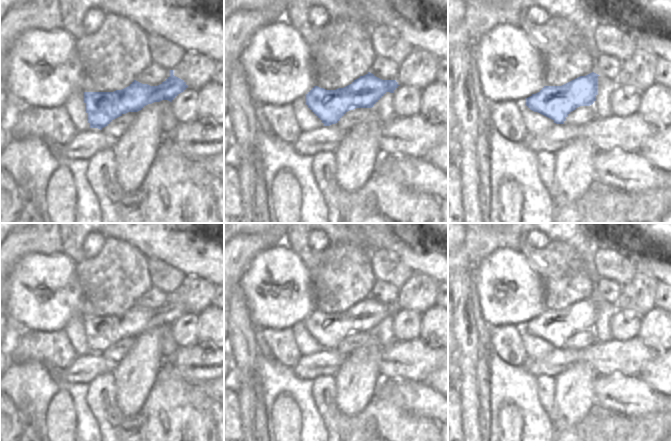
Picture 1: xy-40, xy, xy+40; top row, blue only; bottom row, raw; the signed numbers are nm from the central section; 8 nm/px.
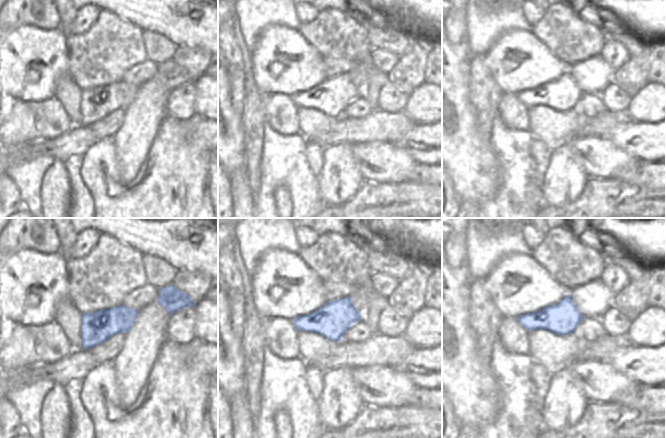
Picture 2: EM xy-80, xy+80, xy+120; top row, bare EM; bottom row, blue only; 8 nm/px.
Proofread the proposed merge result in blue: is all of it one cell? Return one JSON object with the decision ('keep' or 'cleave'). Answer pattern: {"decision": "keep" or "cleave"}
{"decision": "keep"}

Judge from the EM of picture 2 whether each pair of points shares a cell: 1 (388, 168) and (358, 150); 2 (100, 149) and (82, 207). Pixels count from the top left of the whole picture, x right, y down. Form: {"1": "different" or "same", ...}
{"1": "same", "2": "different"}

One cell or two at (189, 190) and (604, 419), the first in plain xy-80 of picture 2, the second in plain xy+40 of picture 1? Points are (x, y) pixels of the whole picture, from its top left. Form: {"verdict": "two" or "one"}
{"verdict": "one"}

